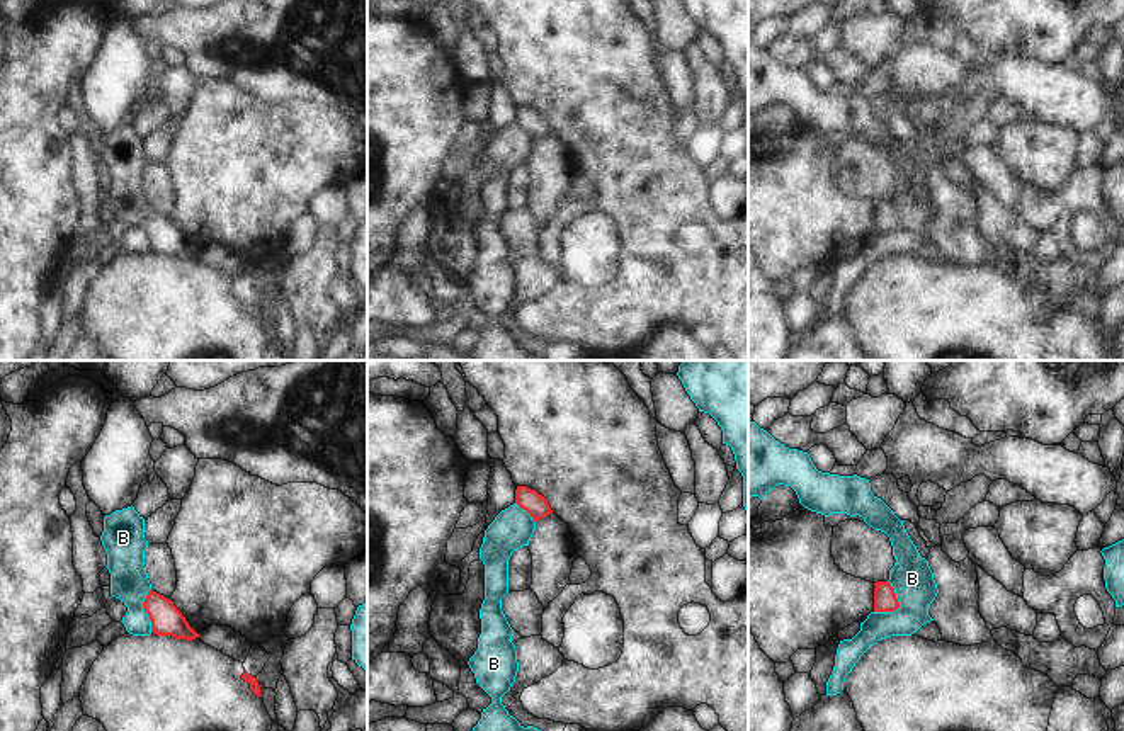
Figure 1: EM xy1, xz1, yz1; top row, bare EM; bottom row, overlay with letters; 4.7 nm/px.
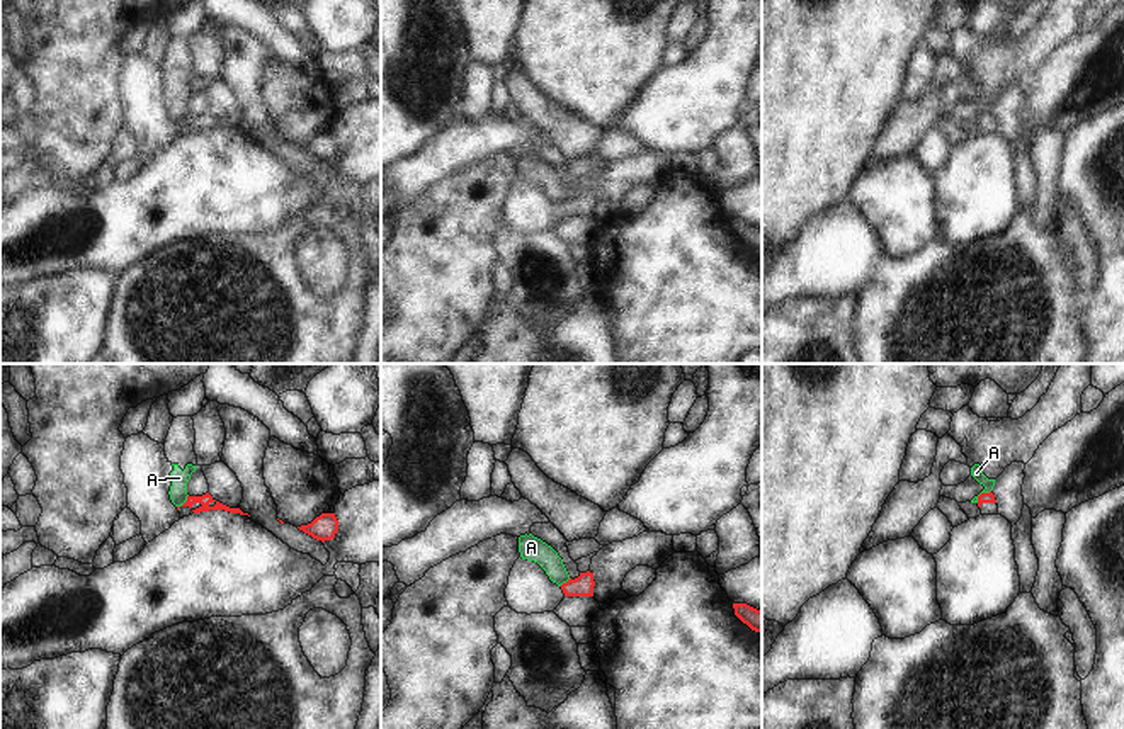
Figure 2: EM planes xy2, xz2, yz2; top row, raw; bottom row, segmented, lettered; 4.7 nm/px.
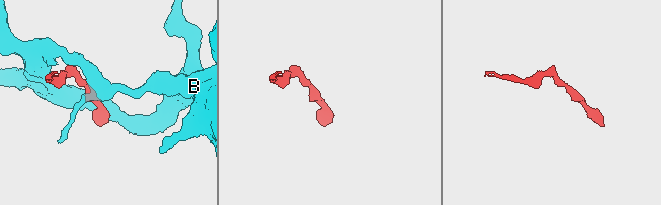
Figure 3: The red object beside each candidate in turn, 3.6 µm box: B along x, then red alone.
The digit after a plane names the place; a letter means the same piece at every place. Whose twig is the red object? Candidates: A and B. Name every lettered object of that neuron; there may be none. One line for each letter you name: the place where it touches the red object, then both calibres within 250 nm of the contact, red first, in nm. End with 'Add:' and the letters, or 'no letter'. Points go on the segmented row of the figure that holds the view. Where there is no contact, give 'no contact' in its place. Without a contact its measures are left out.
Add: no letter

